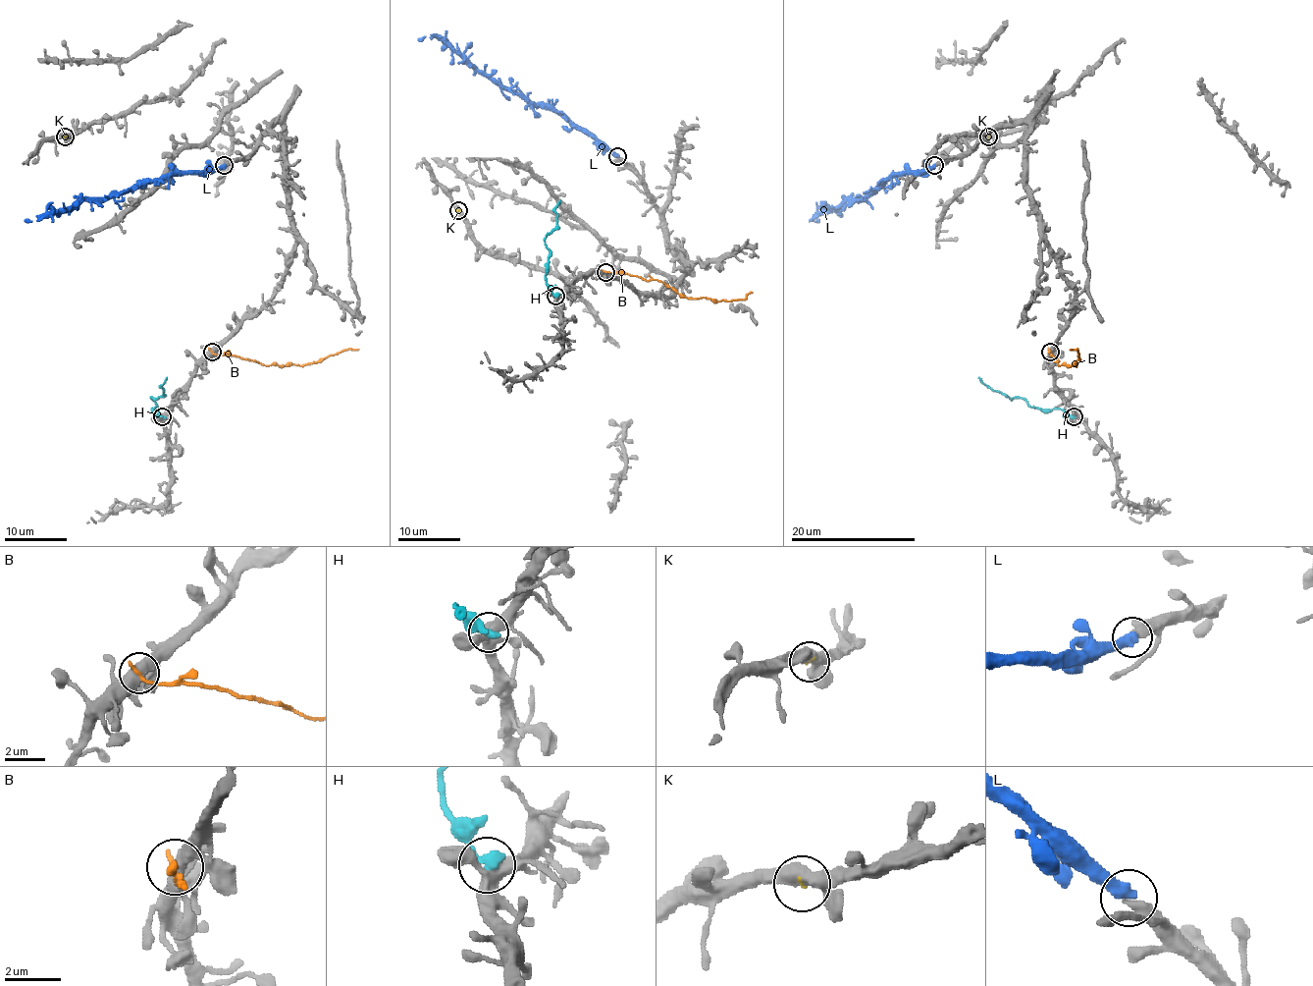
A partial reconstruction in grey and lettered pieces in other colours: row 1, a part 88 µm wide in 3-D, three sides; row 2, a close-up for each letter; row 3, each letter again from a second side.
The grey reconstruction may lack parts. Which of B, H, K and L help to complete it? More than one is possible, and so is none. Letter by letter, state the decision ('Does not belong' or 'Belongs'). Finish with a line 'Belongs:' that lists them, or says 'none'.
B: Does not belong
H: Does not belong
K: Belongs
L: Belongs
Belongs: K, L

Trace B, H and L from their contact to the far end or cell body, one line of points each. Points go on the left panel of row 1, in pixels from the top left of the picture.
B: (212, 352), (268, 365), (300, 365), (321, 362), (330, 355), (350, 349), (358, 350)
H: (162, 416), (153, 410), (156, 406), (151, 398), (162, 394), (167, 378)
L: (225, 165), (167, 175), (117, 194), (79, 197), (36, 221), (24, 219)

